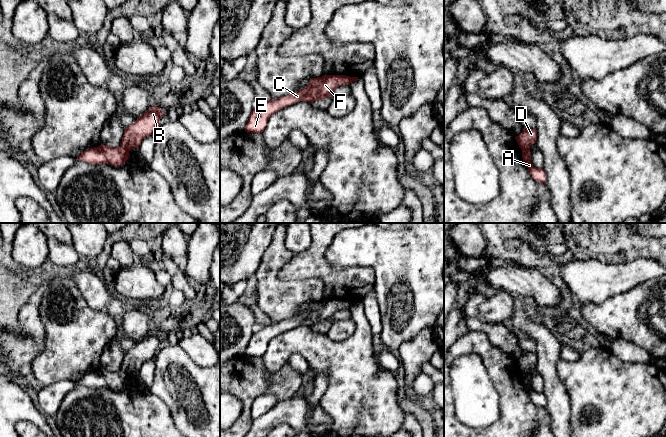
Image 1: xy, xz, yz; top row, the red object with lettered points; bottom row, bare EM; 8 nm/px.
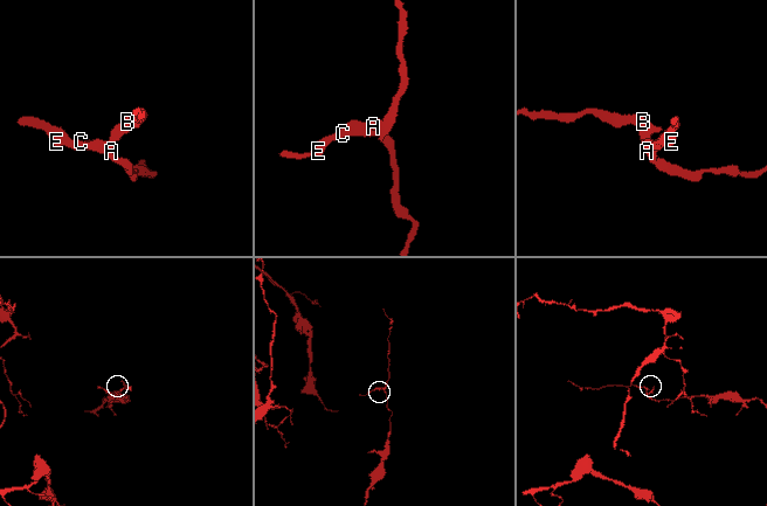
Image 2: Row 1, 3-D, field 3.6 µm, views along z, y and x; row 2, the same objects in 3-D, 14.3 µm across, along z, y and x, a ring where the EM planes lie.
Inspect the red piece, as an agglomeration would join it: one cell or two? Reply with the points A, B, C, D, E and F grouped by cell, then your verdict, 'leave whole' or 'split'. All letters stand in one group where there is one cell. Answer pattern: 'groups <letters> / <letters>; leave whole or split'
groups A C E F / B D; split

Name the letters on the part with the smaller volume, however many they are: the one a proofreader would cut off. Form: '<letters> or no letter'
B, D

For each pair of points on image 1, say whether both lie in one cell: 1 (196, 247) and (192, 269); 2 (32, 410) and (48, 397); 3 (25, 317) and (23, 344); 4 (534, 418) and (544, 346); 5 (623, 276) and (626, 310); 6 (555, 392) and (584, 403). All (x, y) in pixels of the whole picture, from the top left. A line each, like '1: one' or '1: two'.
1: one
2: two
3: two
4: two
5: two
6: two

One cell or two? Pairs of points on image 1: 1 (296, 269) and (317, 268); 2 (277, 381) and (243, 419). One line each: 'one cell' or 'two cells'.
1: one cell
2: one cell

